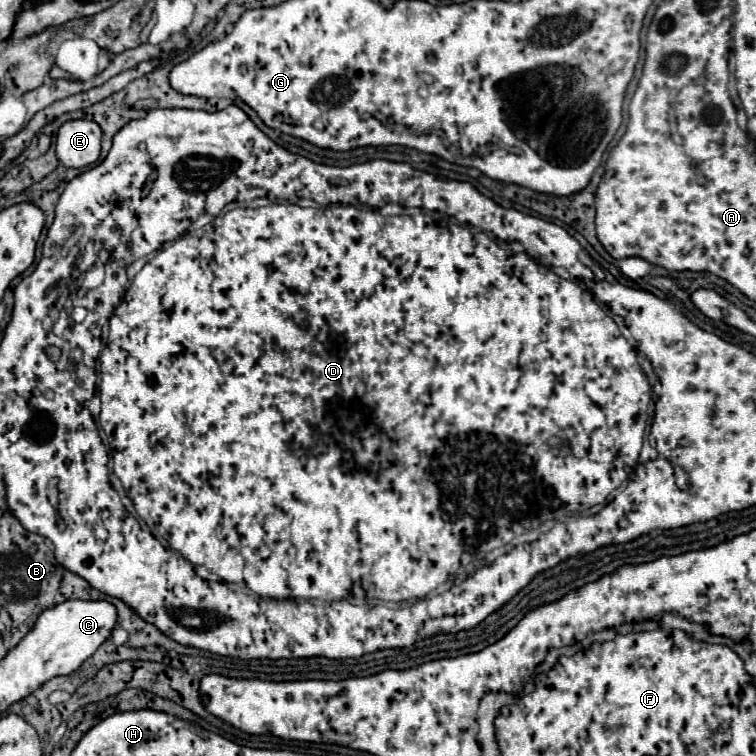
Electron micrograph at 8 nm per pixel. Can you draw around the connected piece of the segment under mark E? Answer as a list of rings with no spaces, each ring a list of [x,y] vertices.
[[[69,120],[57,132],[55,154],[67,168],[83,168],[97,162],[101,152],[101,128],[91,120]]]

